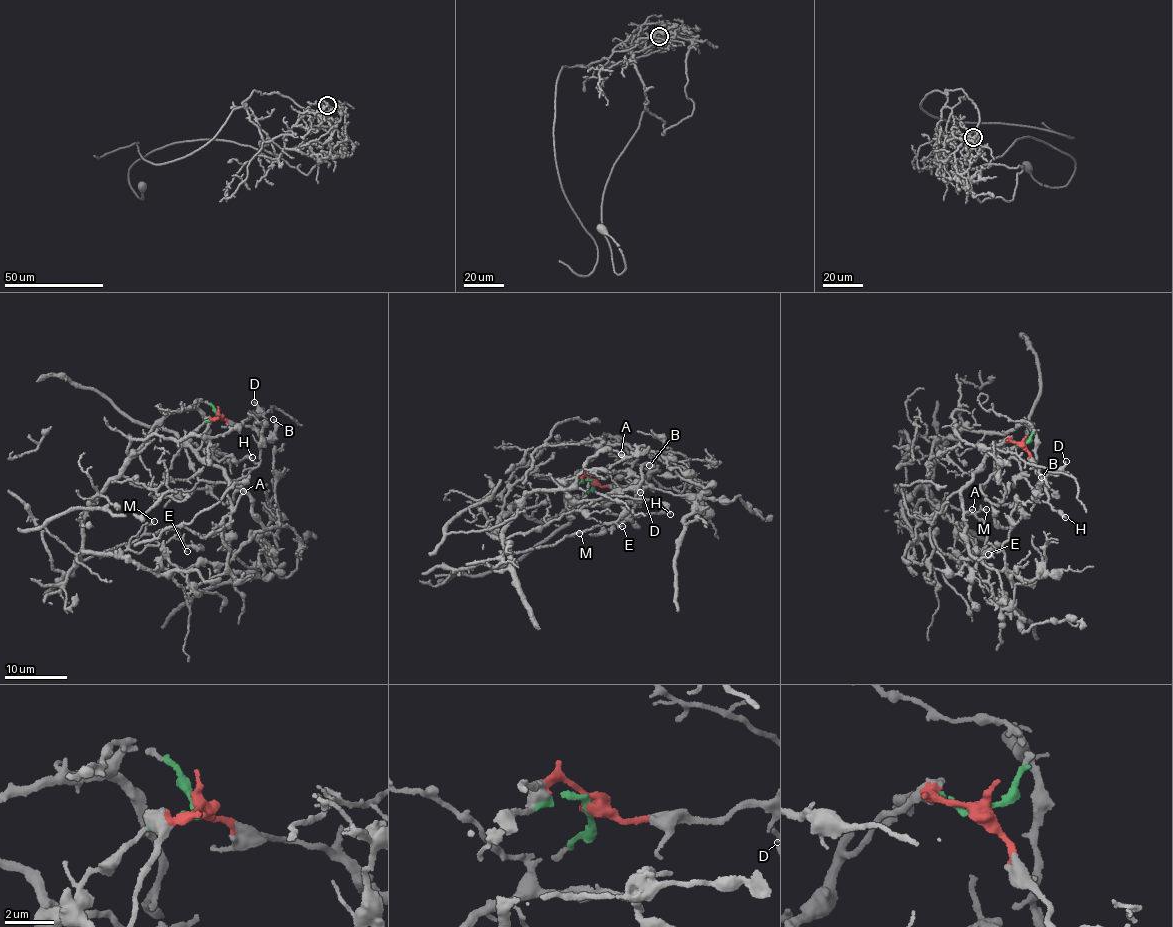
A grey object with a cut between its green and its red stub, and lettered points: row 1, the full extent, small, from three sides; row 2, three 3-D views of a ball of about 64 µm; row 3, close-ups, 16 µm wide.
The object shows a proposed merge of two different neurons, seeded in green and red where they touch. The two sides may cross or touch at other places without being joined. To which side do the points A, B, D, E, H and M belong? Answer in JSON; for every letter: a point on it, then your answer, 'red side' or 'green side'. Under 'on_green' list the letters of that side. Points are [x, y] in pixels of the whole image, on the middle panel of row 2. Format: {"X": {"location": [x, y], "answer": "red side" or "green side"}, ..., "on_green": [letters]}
{"A": {"location": [621, 454], "answer": "red side"}, "B": {"location": [649, 465], "answer": "red side"}, "D": {"location": [640, 492], "answer": "red side"}, "E": {"location": [622, 526], "answer": "green side"}, "H": {"location": [670, 514], "answer": "green side"}, "M": {"location": [579, 533], "answer": "green side"}, "on_green": ["E", "H", "M"]}

